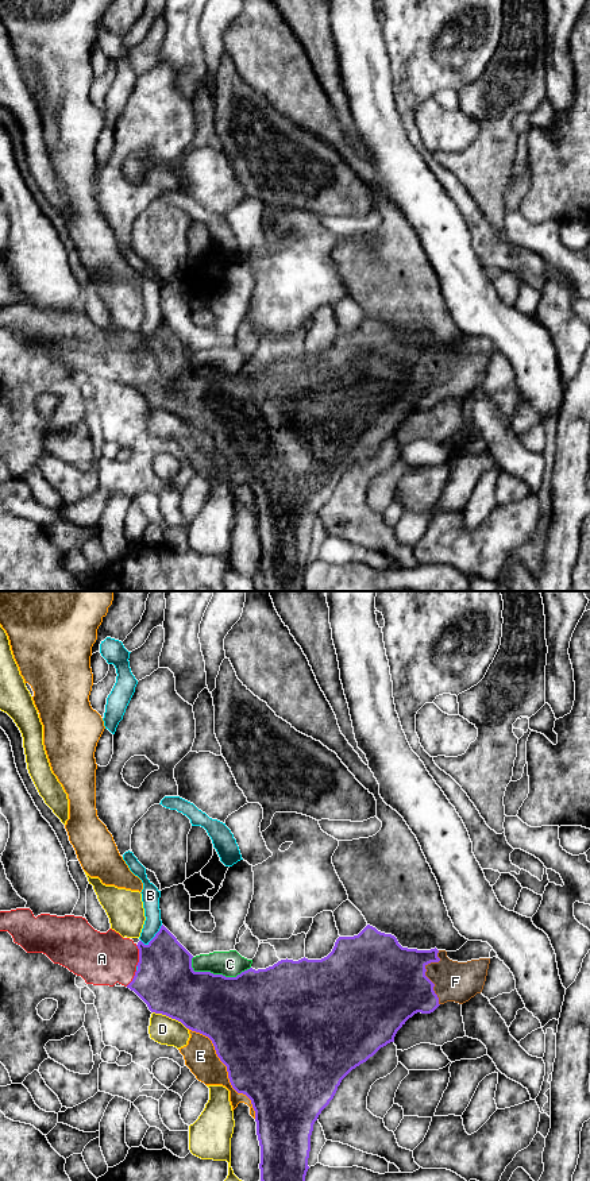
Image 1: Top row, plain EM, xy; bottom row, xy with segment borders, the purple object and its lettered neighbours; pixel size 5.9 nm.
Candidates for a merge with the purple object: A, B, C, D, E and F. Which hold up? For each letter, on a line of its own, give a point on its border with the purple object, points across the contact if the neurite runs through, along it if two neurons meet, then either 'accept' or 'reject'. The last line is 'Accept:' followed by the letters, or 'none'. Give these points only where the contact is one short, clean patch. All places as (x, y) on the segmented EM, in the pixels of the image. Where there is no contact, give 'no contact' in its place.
A: meets purple in xy at (139, 956); runs through xy (165, 980), (139, 956), (101, 958); accept
B: meets purple in xy at (154, 937); border along xy (162, 925), (146, 944), (141, 941); reject
C: meets purple in xy at (216, 975); reject
D: meets purple in xy at (170, 1017); reject
E: meets purple in xy at (227, 1070); reject
F: meets purple in xy at (424, 975); accept
Accept: A, F

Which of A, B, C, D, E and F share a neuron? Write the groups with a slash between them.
A F / B / C / D / E

